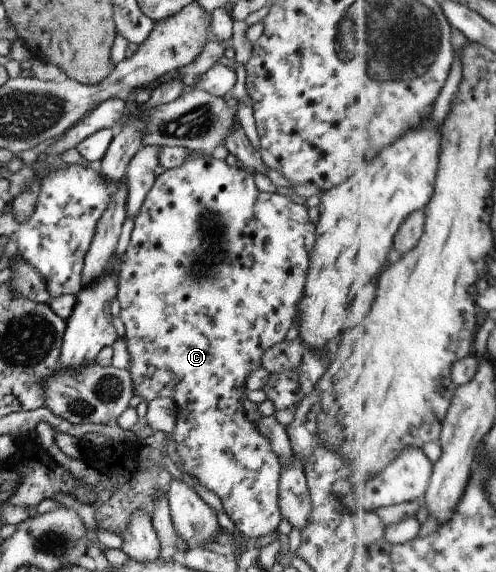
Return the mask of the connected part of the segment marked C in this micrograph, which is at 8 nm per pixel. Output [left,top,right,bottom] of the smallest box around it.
[116,150,315,541]

